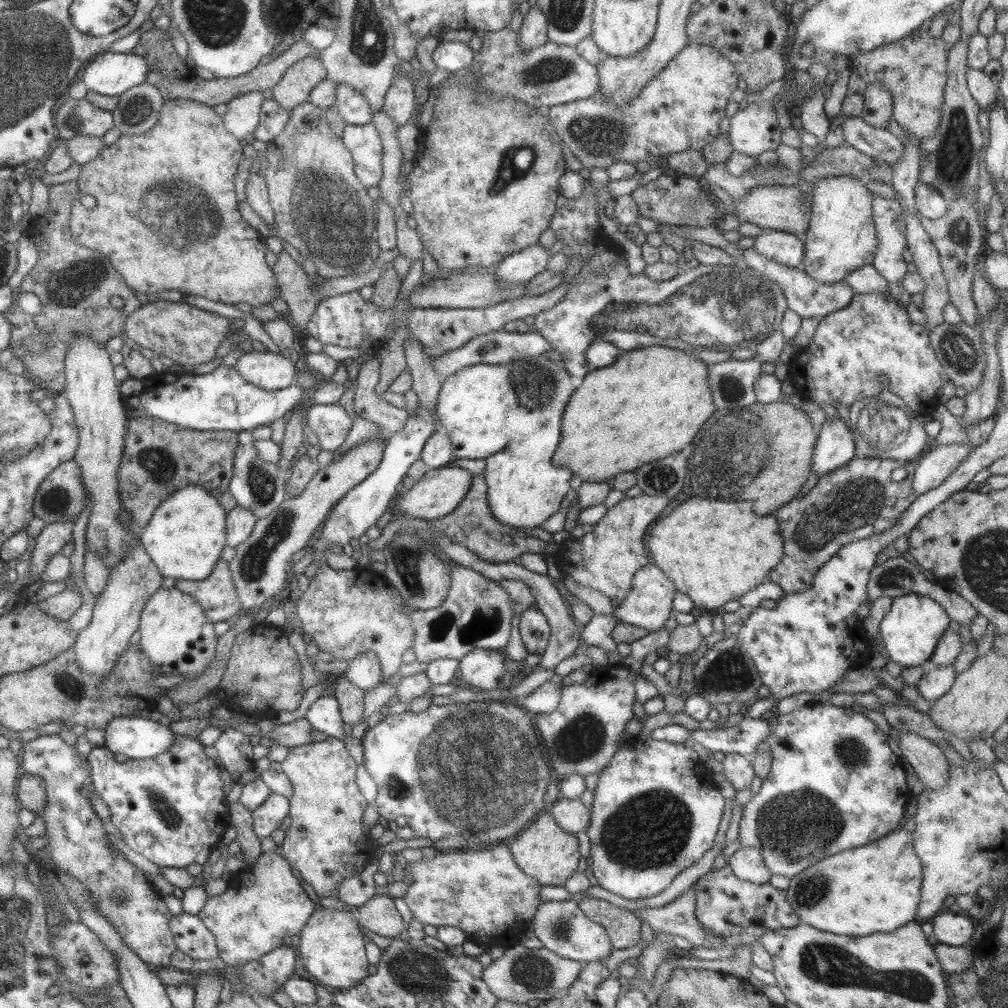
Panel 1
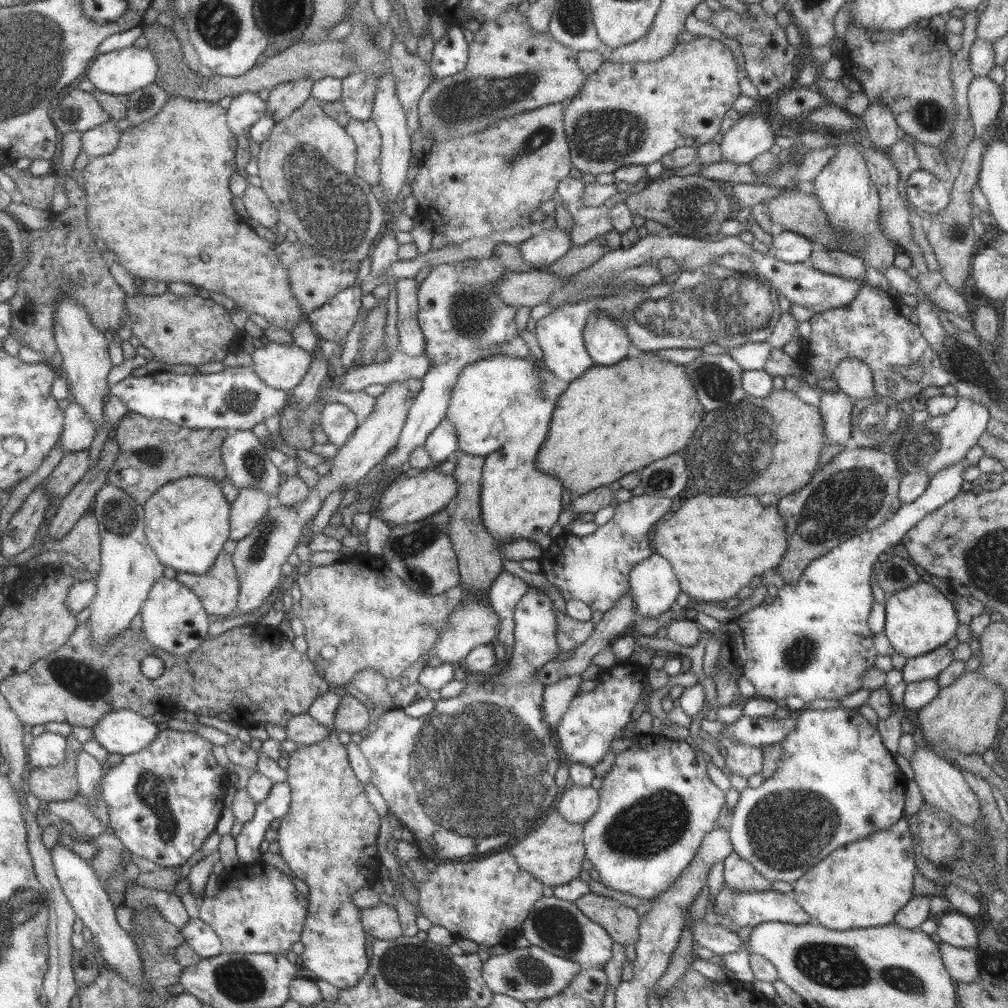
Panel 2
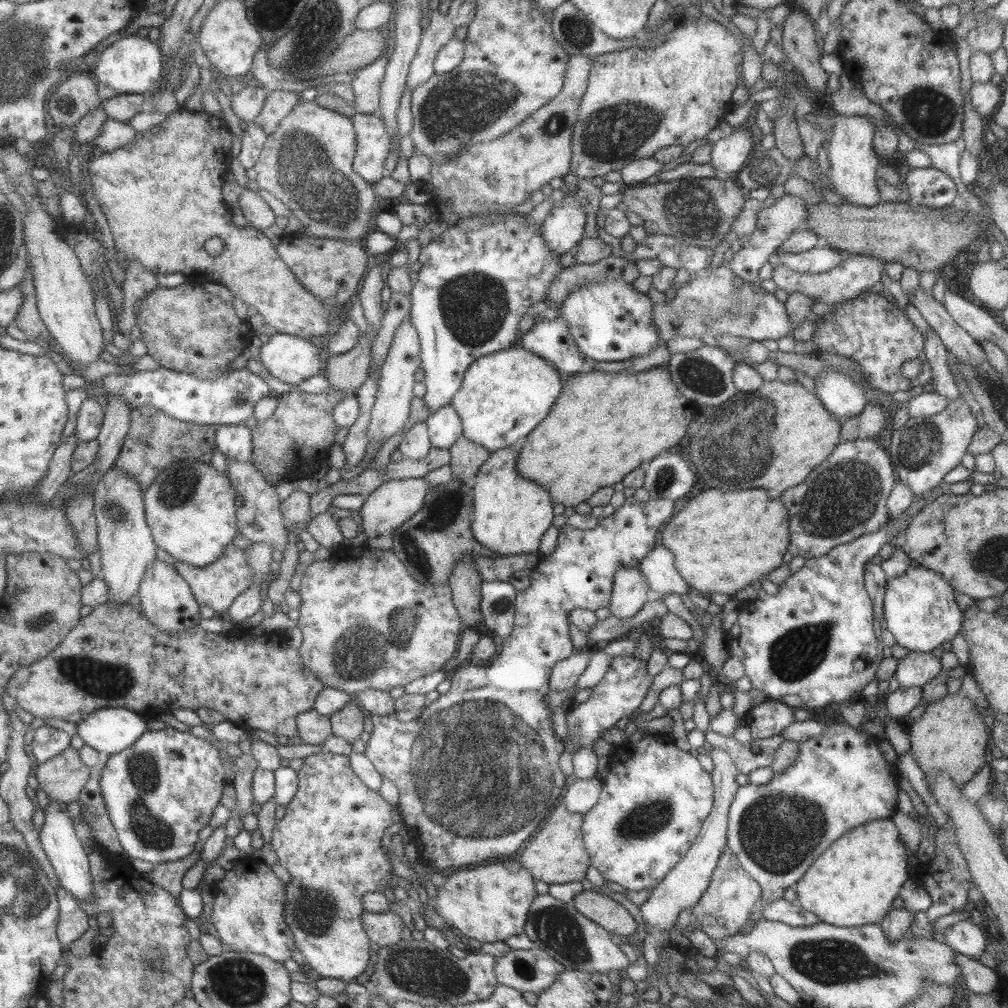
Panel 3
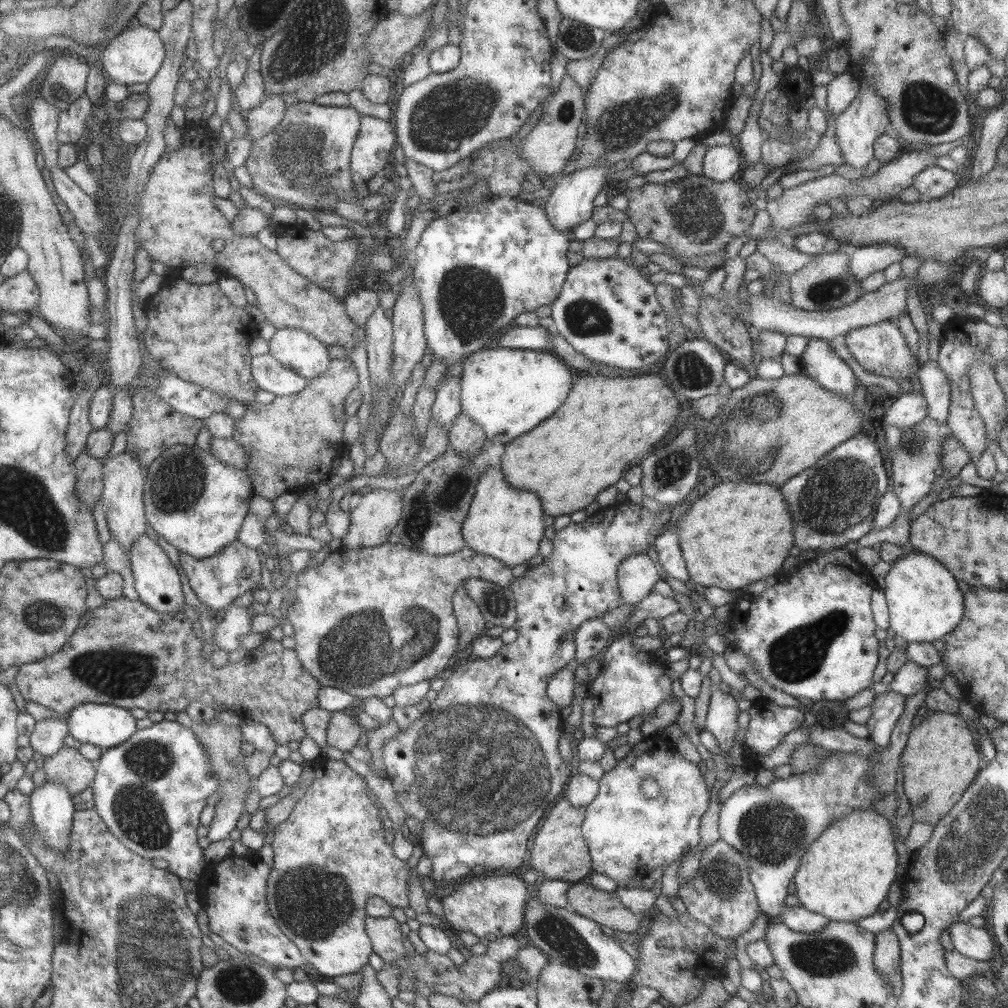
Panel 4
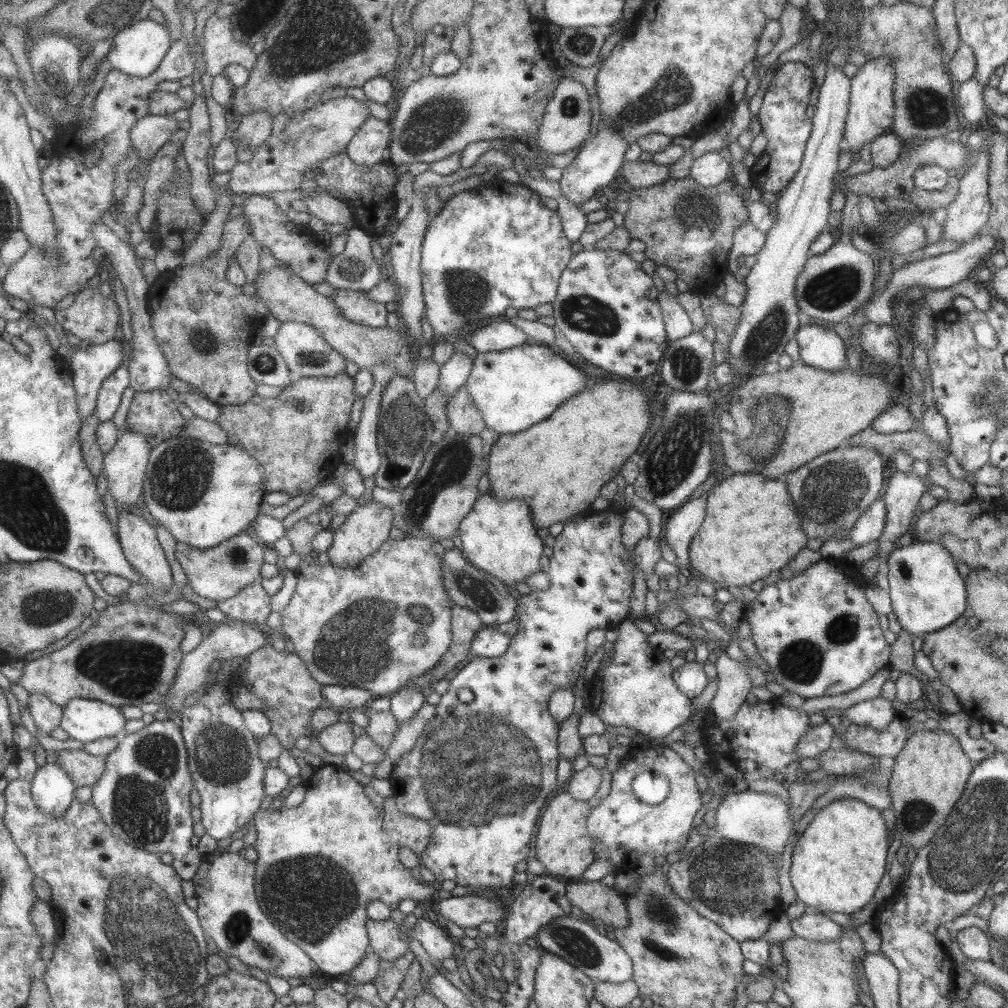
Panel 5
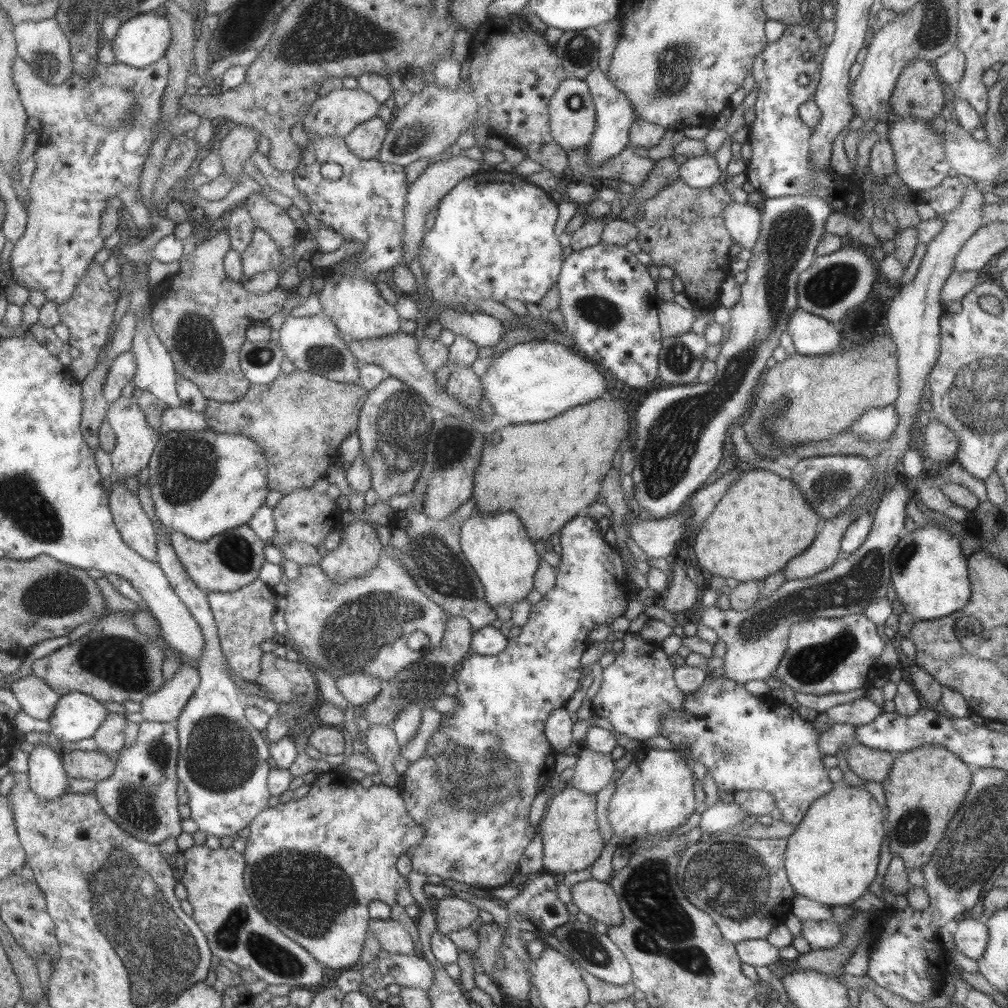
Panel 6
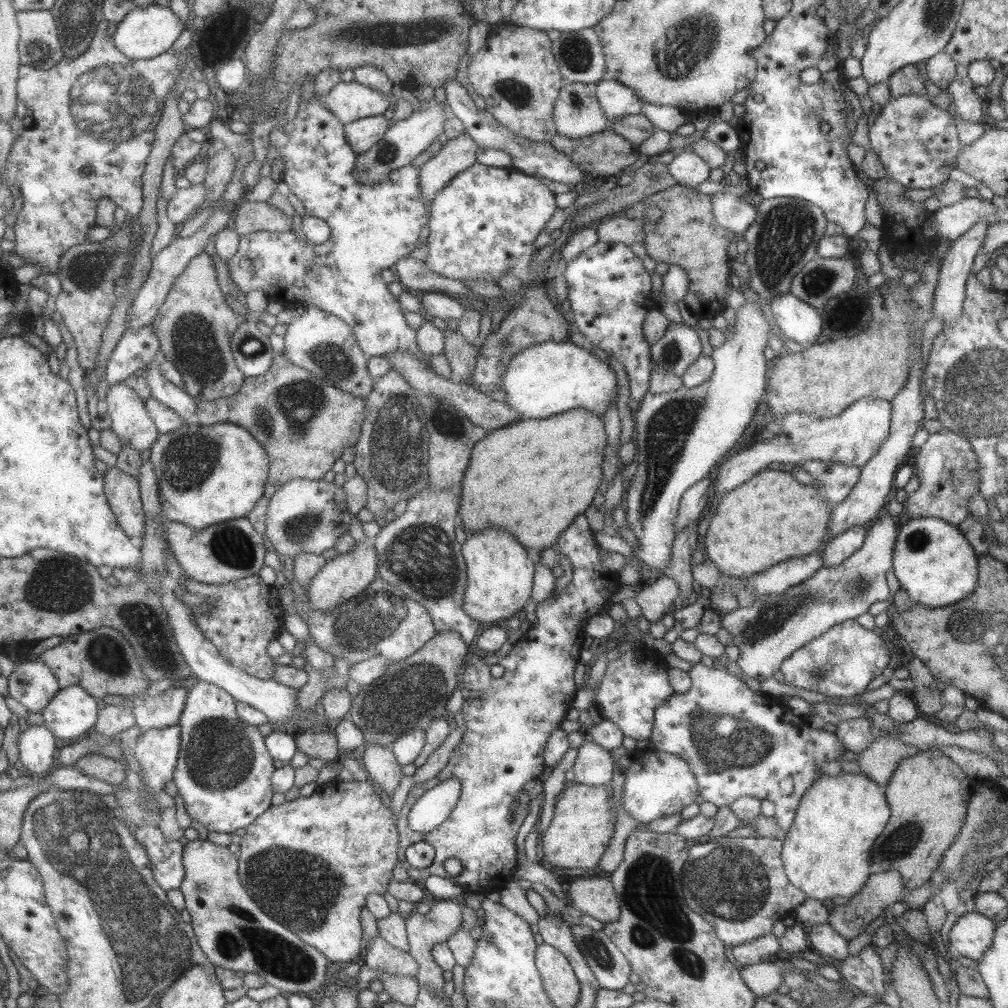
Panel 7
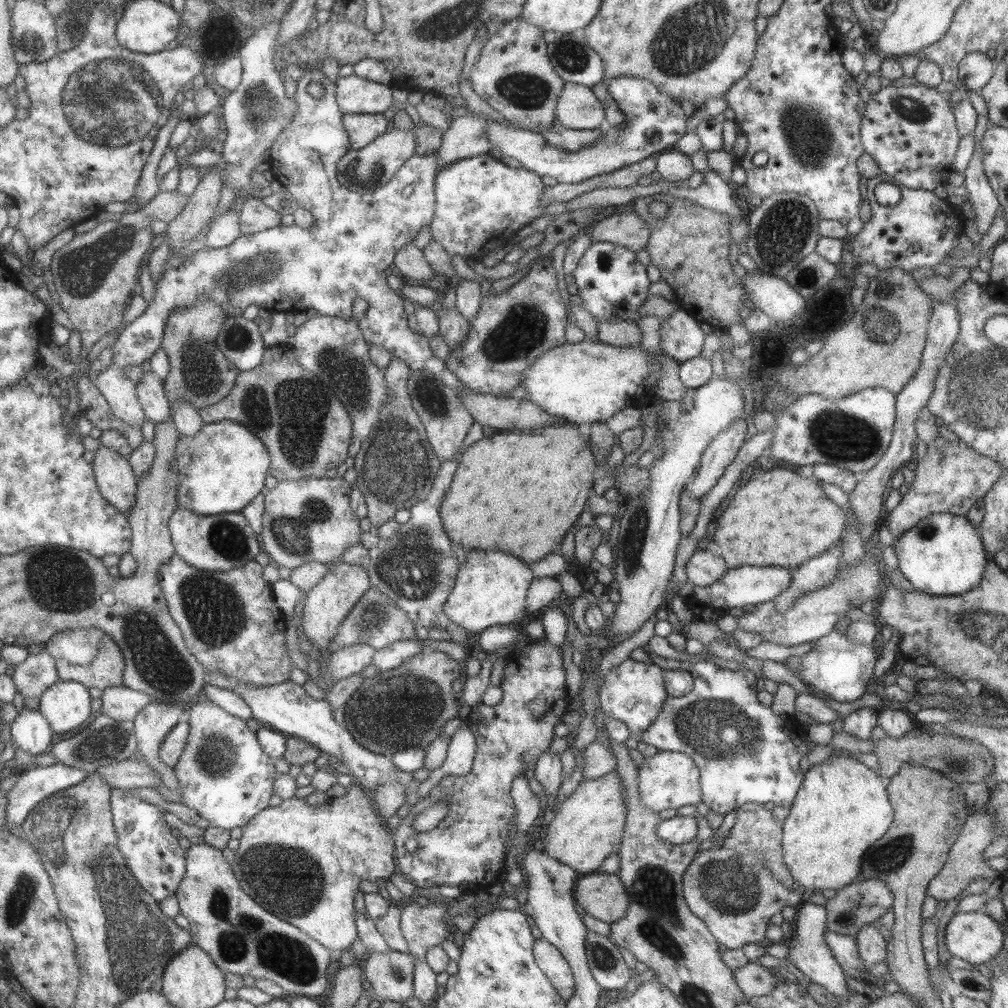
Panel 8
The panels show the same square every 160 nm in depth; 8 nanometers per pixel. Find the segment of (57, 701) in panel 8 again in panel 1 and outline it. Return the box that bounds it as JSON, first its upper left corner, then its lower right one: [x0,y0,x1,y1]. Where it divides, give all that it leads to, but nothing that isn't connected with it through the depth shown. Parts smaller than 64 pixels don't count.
[104,716,174,759]

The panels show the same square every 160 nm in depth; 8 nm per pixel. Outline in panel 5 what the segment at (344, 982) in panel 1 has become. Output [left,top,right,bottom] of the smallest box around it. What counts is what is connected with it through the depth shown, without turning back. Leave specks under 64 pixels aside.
[252,763,437,976]

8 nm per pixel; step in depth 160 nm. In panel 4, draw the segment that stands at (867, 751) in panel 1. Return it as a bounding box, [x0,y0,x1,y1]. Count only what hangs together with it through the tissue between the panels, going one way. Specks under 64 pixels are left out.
[718,752,882,919]

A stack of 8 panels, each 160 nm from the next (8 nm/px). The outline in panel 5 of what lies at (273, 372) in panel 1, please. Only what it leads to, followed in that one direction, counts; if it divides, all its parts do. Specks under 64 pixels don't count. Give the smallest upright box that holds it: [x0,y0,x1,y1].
[274,321,345,377]

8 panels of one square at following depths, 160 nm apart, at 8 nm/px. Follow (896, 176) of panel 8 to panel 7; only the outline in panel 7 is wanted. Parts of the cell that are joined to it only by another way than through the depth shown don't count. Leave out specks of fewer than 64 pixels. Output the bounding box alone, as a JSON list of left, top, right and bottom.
[868,94,960,189]

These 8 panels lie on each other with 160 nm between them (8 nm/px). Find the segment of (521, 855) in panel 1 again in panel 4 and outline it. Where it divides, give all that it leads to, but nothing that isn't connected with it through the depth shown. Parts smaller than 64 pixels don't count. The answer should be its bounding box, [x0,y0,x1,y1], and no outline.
[524,795,592,884]

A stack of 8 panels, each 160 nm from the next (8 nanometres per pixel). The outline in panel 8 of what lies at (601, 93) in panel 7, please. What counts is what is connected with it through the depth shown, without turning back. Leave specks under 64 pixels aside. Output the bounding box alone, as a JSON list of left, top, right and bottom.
[480,76,687,184]

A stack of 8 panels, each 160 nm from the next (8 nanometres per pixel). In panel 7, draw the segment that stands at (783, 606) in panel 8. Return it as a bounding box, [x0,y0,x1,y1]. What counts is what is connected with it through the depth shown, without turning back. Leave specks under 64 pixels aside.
[820,525,865,568]

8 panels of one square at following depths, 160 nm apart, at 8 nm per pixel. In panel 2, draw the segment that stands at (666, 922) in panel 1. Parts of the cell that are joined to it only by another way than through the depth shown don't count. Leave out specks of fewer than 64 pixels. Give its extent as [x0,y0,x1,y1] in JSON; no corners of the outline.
[690,920,742,957]

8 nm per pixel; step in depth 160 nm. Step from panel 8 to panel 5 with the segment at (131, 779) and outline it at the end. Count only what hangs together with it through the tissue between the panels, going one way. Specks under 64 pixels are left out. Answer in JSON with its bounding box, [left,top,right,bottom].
[50,749,106,787]

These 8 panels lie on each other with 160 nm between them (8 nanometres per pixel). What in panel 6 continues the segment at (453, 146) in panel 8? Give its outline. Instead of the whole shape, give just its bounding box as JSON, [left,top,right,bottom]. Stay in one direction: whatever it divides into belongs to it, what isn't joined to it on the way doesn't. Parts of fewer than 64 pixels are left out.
[401,152,483,267]

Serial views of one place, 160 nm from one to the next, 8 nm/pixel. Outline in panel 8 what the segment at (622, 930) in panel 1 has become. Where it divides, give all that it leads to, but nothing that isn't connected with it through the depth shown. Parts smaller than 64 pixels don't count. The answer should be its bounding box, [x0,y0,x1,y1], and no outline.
[574,873,629,925]

